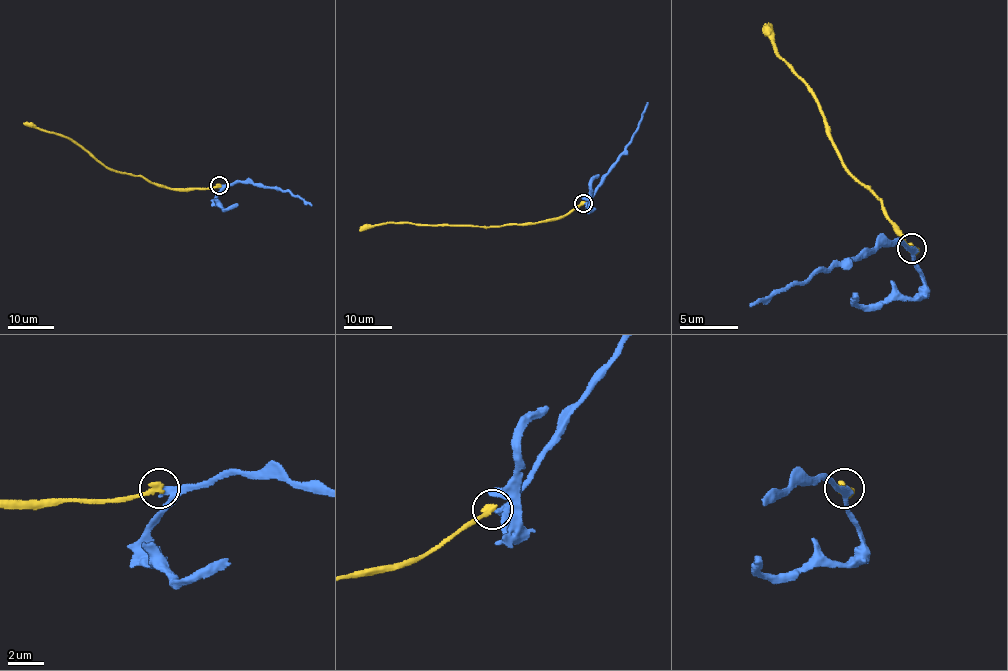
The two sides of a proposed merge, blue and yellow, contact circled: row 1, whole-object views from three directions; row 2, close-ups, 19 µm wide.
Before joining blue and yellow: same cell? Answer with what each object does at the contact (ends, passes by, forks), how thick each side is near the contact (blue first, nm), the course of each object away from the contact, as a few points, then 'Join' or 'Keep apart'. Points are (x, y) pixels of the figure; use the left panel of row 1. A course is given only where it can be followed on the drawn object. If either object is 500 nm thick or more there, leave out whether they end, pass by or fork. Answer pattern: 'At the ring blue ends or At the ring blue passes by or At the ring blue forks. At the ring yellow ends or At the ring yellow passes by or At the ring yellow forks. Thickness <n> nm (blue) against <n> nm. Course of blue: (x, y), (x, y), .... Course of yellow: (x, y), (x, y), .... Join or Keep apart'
At the ring blue ends. At the ring yellow ends. Thickness 320 nm (blue) against 360 nm. Course of blue: (219, 185), (230, 185), (238, 181), (259, 184), (295, 195), (311, 205). Course of yellow: (219, 185), (207, 189), (160, 187), (140, 176), (107, 168), (66, 137), (24, 123). Keep apart

